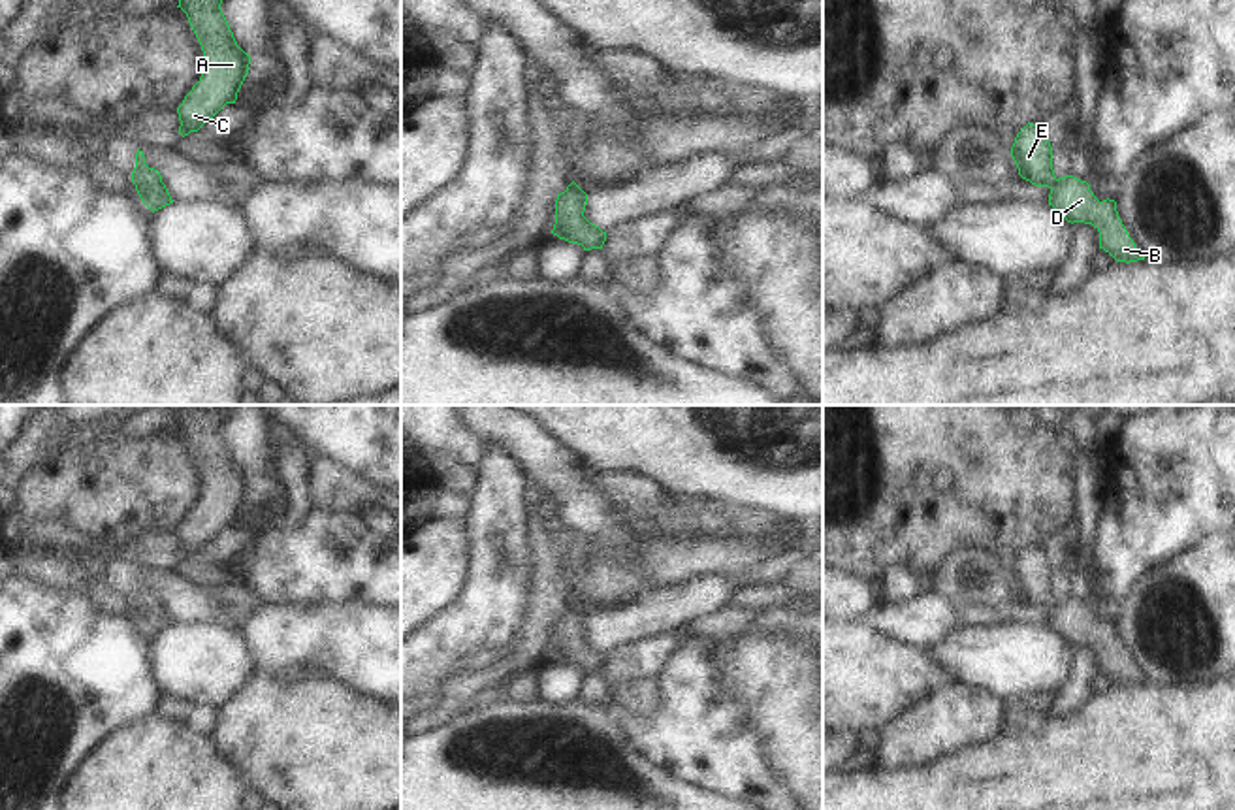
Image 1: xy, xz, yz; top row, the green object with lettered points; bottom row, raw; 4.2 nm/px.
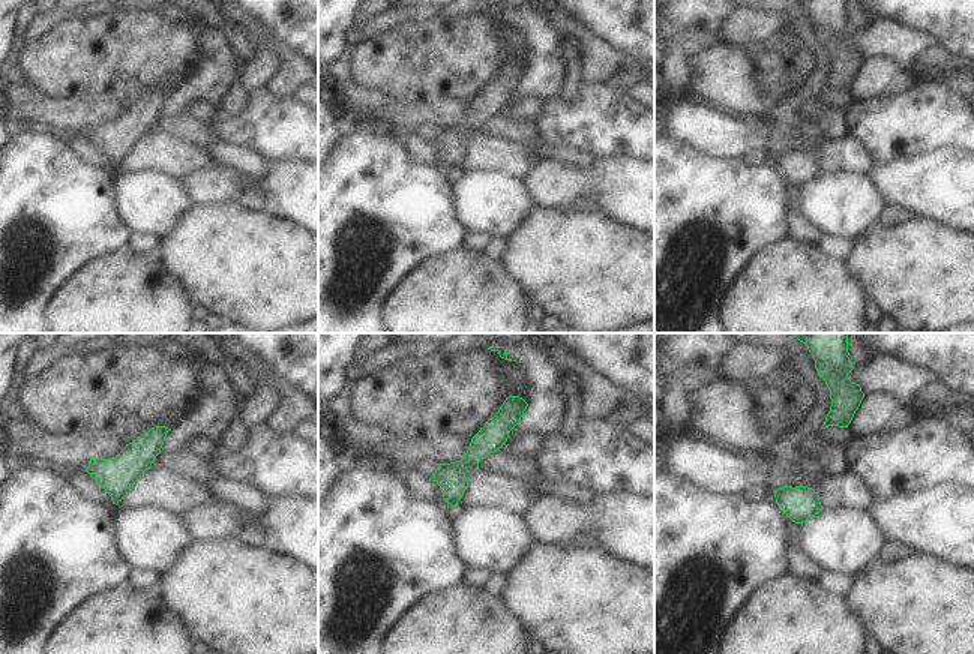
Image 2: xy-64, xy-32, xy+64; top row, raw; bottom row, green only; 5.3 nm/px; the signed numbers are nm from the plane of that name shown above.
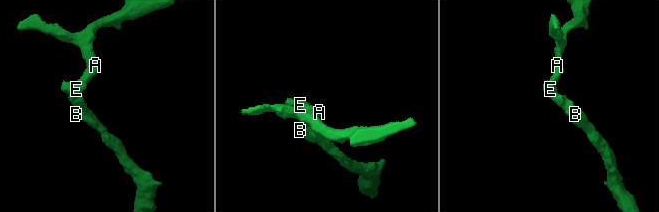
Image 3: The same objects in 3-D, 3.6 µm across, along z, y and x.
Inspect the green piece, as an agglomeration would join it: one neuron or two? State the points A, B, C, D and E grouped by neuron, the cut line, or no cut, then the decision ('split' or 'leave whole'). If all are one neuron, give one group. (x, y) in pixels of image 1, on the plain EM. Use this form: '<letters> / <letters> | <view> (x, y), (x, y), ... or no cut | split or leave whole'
A B C D E | no cut | leave whole

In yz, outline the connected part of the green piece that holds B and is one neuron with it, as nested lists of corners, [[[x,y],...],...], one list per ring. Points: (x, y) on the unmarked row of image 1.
[[[1028,544],[1015,559],[1011,578],[1018,597],[1035,608],[1049,608],[1049,627],[1052,627],[1067,644],[1092,646],[1099,654],[1099,671],[1116,684],[1145,682],[1122,646],[1116,624],[1099,624],[1090,607],[1073,597],[1056,599],[1052,591],[1052,569],[1041,544]]]

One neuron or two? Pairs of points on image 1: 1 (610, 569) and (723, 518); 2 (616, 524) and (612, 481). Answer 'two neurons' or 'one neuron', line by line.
1: two neurons
2: two neurons

